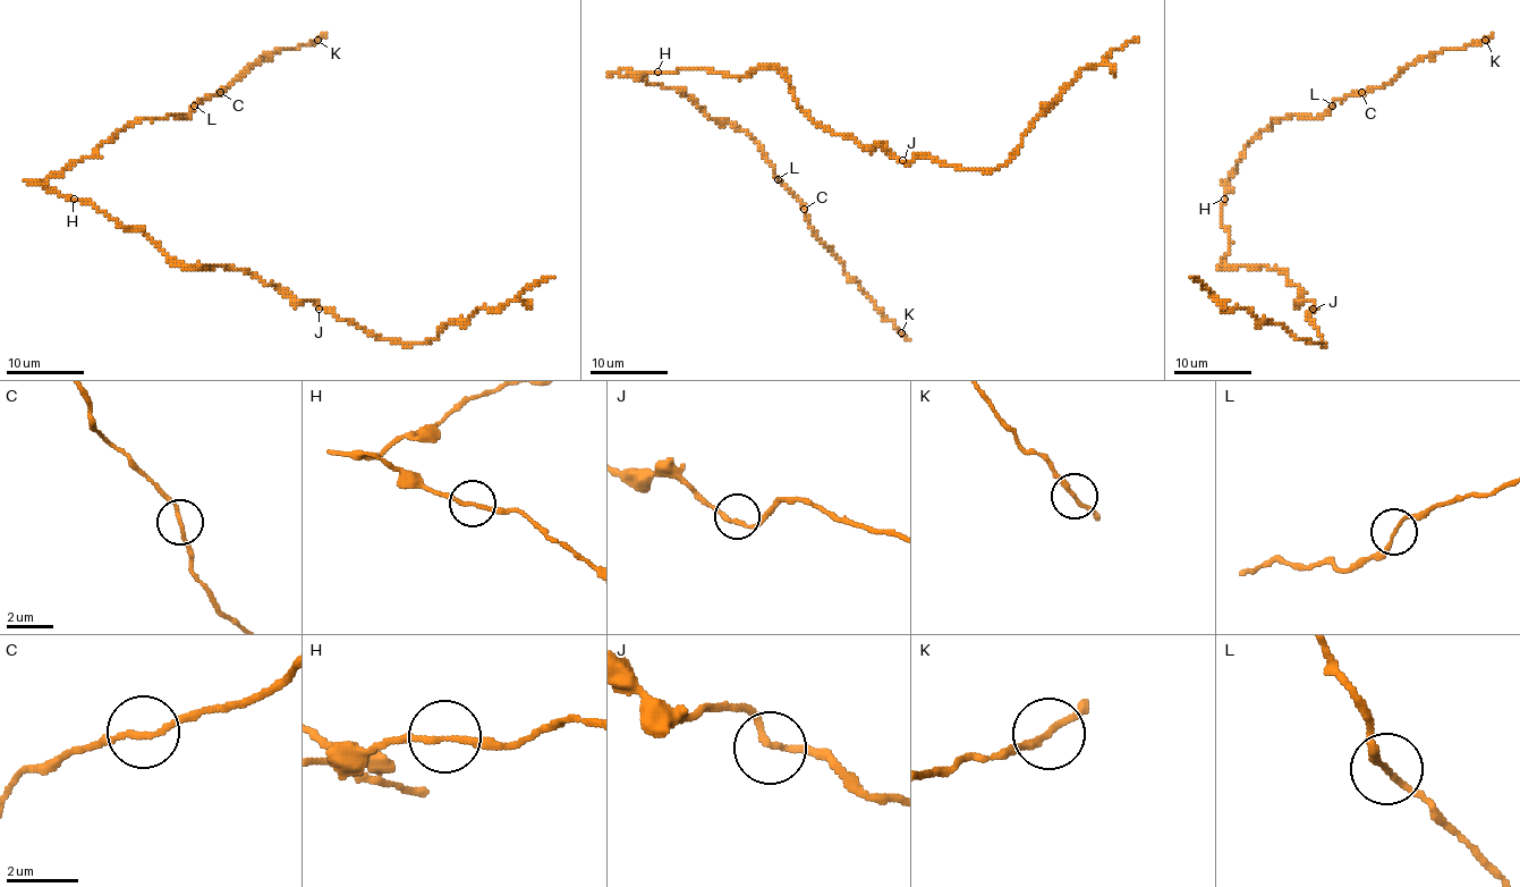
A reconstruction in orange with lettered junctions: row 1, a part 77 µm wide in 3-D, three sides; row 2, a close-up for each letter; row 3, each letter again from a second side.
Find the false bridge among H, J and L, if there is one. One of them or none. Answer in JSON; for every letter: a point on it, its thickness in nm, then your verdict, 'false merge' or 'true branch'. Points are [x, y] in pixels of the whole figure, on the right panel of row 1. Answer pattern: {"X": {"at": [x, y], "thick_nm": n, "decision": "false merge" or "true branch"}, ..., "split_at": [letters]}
{"H": {"at": [1224, 199], "thick_nm": 160, "decision": "true branch"}, "J": {"at": [1313, 309], "thick_nm": 150, "decision": "true branch"}, "L": {"at": [1332, 106], "thick_nm": 150, "decision": "false merge"}, "split_at": ["L"]}

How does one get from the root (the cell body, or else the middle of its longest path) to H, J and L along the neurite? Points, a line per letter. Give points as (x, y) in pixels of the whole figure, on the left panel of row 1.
H: (141, 229), (126, 229), (91, 203), (74, 199)
J: (141, 229), (170, 259), (187, 267), (239, 269), (299, 302), (313, 302), (319, 309)
L: (141, 229), (126, 229), (91, 203), (36, 184), (88, 158), (127, 125), (186, 117), (194, 106)

